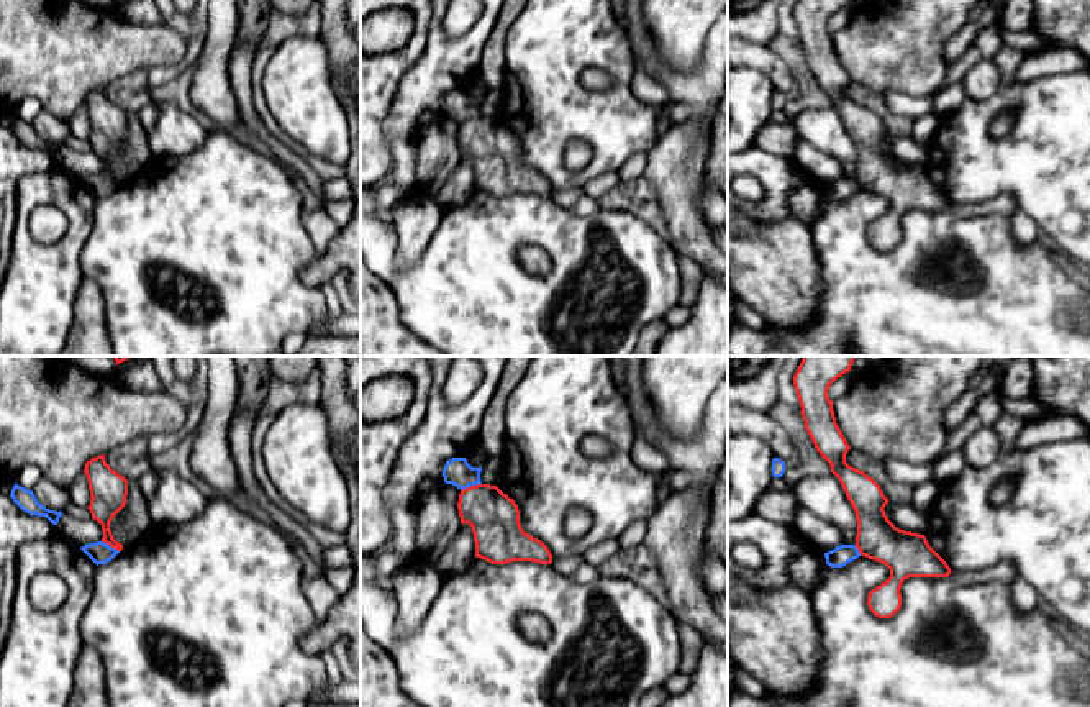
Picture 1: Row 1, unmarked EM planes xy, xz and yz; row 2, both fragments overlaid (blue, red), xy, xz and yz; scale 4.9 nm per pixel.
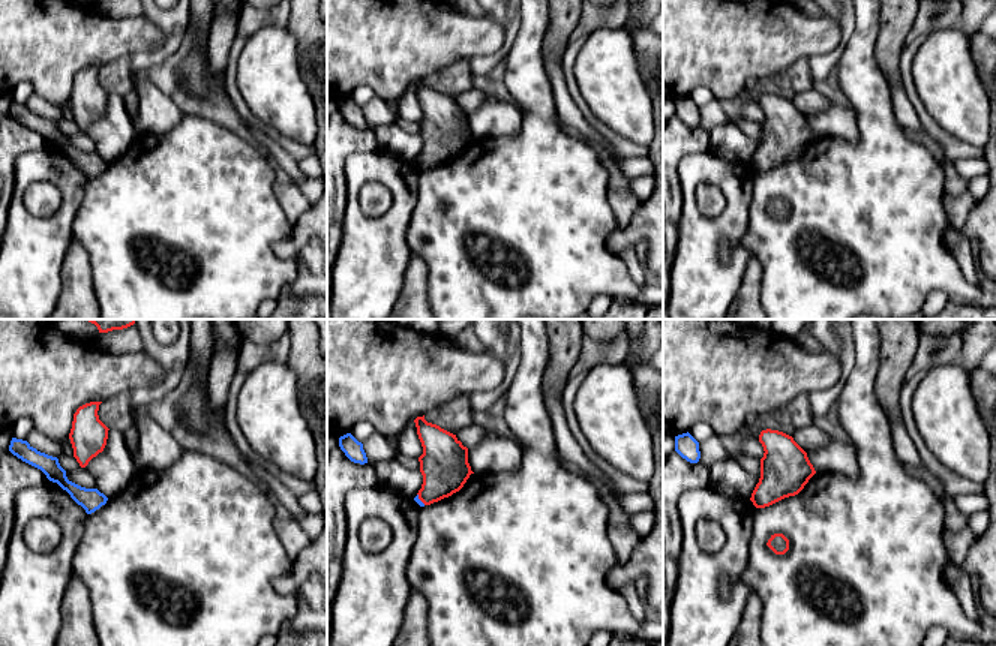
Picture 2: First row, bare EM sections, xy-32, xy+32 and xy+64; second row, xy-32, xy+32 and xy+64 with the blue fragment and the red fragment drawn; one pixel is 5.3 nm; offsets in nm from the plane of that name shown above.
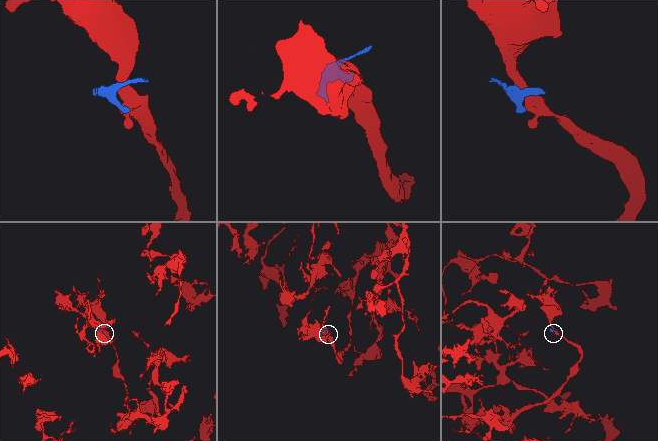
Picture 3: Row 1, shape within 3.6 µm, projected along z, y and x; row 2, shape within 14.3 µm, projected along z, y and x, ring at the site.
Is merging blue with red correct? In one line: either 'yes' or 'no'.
no

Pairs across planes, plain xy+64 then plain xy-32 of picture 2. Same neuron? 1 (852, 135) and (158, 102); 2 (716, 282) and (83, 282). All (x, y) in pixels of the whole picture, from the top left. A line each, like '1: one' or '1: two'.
1: one
2: two

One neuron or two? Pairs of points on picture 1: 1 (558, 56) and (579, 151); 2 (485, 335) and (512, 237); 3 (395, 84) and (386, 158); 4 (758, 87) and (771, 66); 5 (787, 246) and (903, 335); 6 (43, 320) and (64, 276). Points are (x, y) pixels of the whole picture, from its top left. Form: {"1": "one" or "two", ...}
{"1": "two", "2": "one", "3": "one", "4": "two", "5": "two", "6": "one"}

